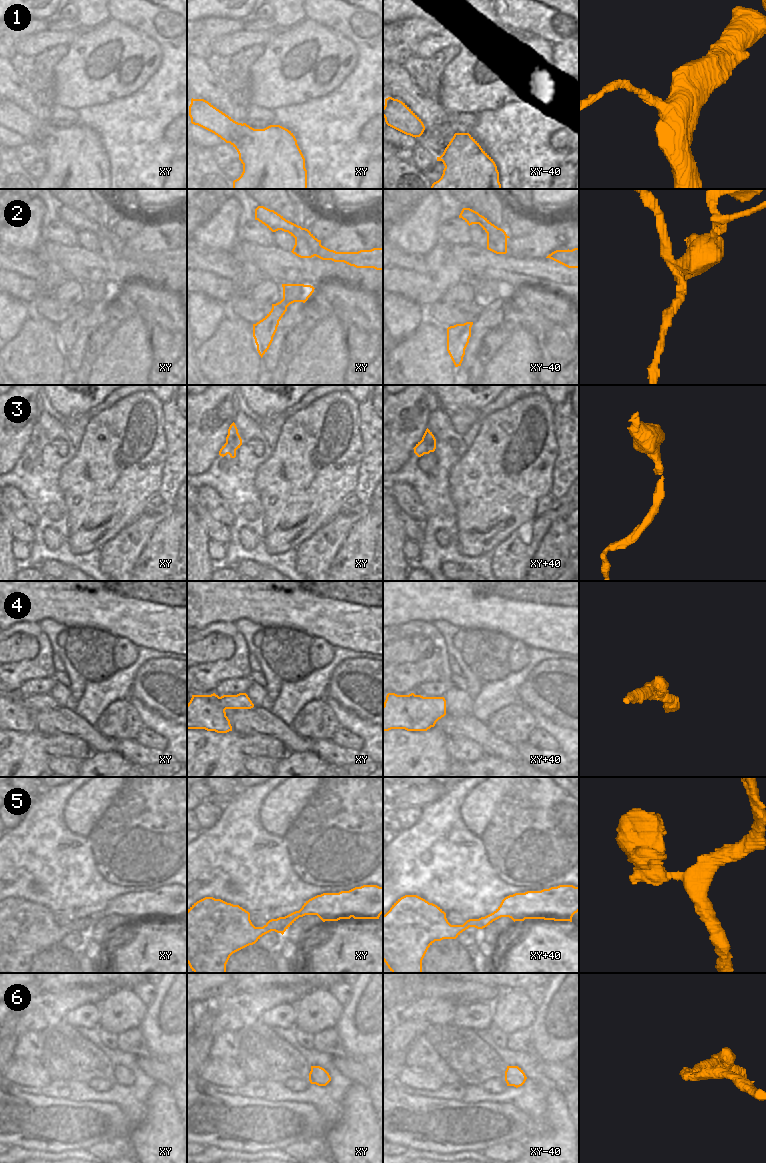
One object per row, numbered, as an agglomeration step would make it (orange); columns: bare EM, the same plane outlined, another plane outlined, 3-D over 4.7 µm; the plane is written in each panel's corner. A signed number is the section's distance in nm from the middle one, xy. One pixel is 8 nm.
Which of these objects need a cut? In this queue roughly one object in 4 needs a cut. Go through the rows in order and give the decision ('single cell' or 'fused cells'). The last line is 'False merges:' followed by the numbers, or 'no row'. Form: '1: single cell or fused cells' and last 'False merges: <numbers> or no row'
1: fused cells
2: fused cells
3: single cell
4: single cell
5: single cell
6: single cell
False merges: 1, 2

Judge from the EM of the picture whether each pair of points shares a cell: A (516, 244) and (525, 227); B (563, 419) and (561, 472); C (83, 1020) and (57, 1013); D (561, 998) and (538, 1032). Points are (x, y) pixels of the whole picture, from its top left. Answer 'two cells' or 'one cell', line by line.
A: two cells
B: one cell
C: two cells
D: one cell

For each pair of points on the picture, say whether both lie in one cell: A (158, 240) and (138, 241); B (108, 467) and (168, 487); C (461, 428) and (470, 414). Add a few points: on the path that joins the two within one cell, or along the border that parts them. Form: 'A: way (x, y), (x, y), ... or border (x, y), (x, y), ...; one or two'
A: way (153, 240), (143, 241); one
B: border (165, 461), (162, 467), (162, 482), (157, 493); two
C: way (461, 425), (467, 417); one

